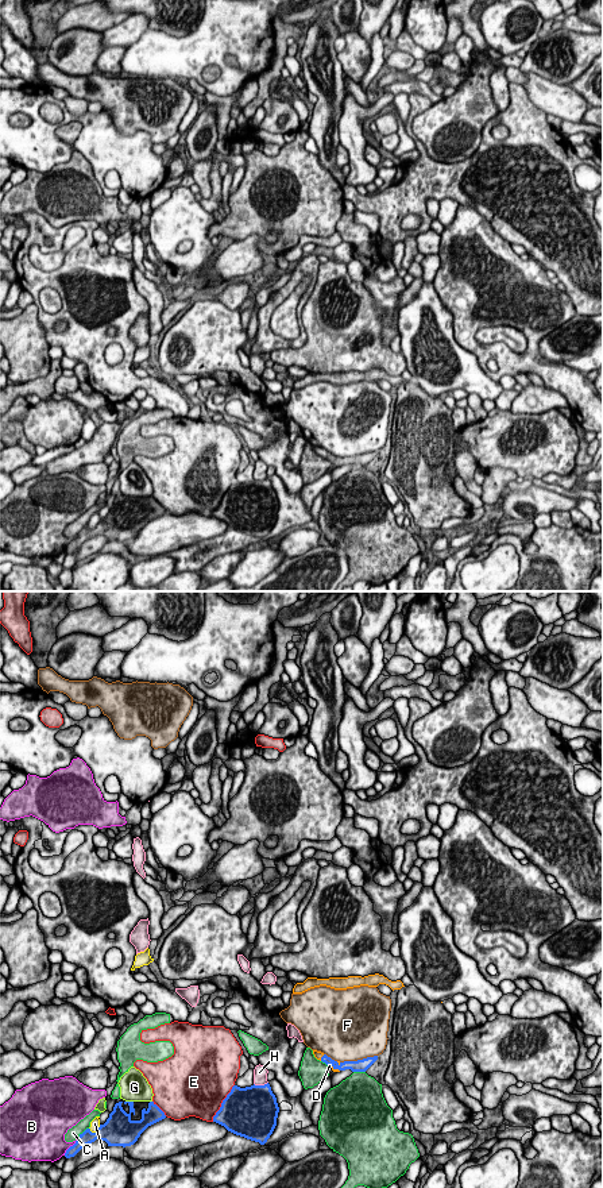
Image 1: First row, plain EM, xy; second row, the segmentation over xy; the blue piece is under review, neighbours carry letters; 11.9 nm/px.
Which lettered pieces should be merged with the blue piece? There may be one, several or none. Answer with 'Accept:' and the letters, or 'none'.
Accept: D

